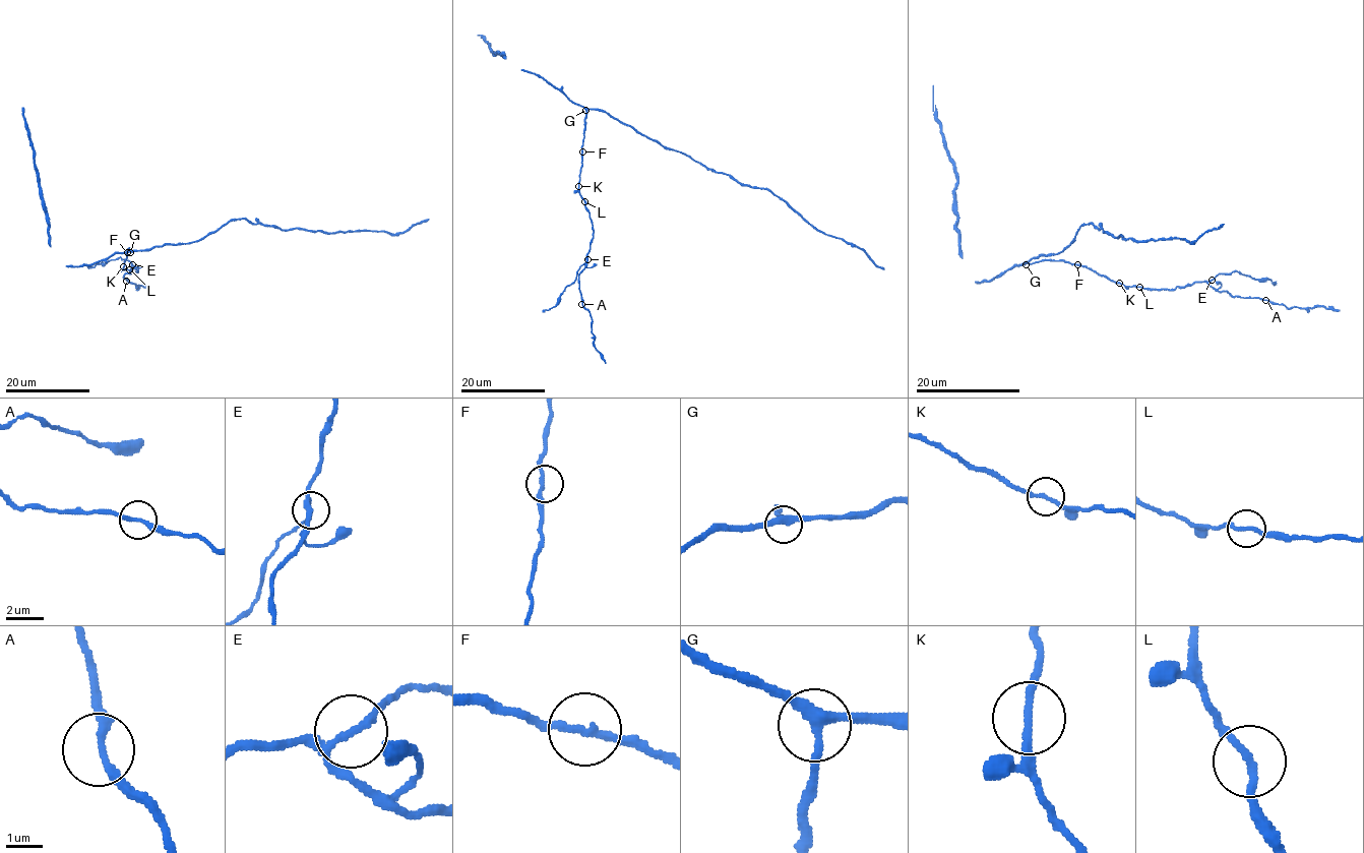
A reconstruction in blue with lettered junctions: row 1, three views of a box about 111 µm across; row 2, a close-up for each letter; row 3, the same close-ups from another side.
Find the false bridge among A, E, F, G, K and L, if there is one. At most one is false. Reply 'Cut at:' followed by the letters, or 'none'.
Cut at: none

